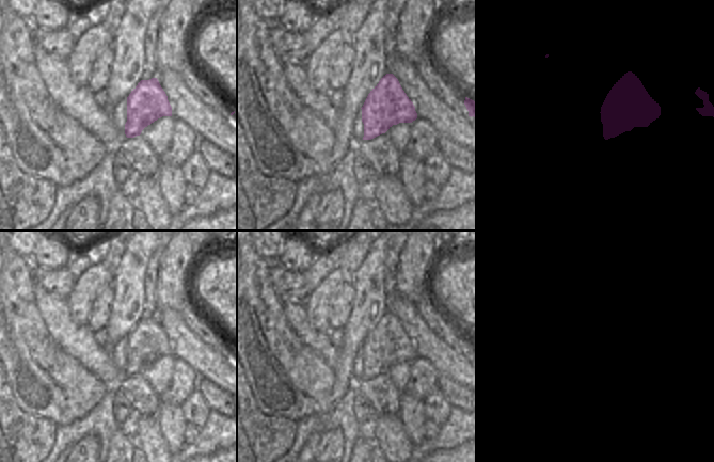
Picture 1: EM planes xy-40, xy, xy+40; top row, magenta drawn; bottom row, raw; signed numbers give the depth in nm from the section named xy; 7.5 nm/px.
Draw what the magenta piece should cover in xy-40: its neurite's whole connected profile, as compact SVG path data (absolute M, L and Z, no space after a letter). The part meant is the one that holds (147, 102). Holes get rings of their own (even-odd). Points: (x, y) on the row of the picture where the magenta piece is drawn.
M157 78L141 80L127 97L127 138L140 136L142 130L162 116L172 116L172 107Z

